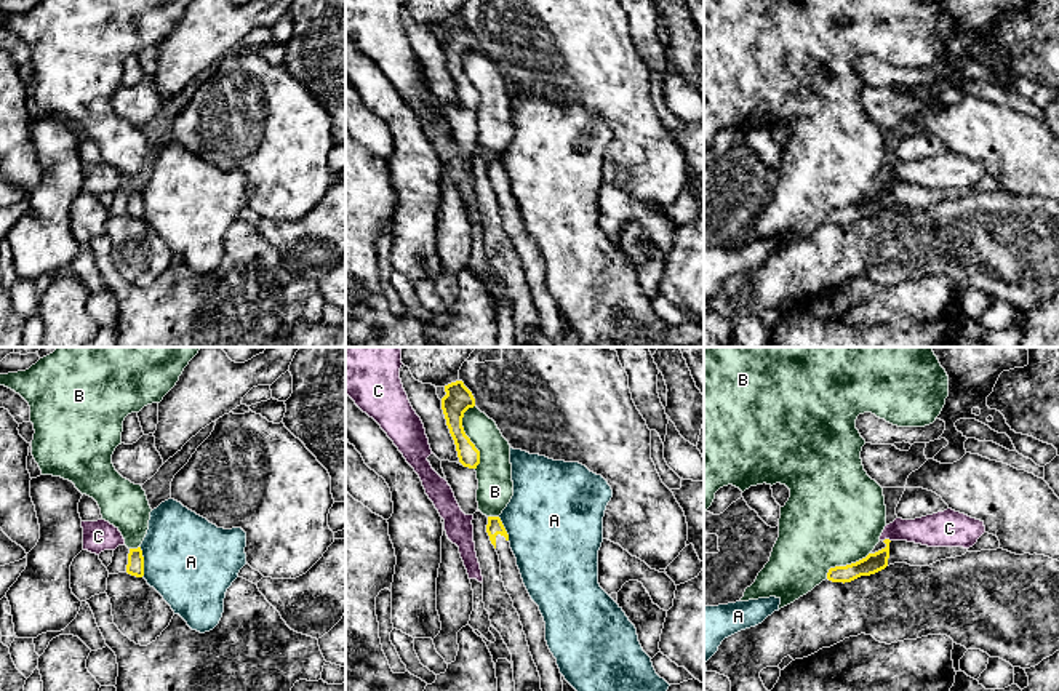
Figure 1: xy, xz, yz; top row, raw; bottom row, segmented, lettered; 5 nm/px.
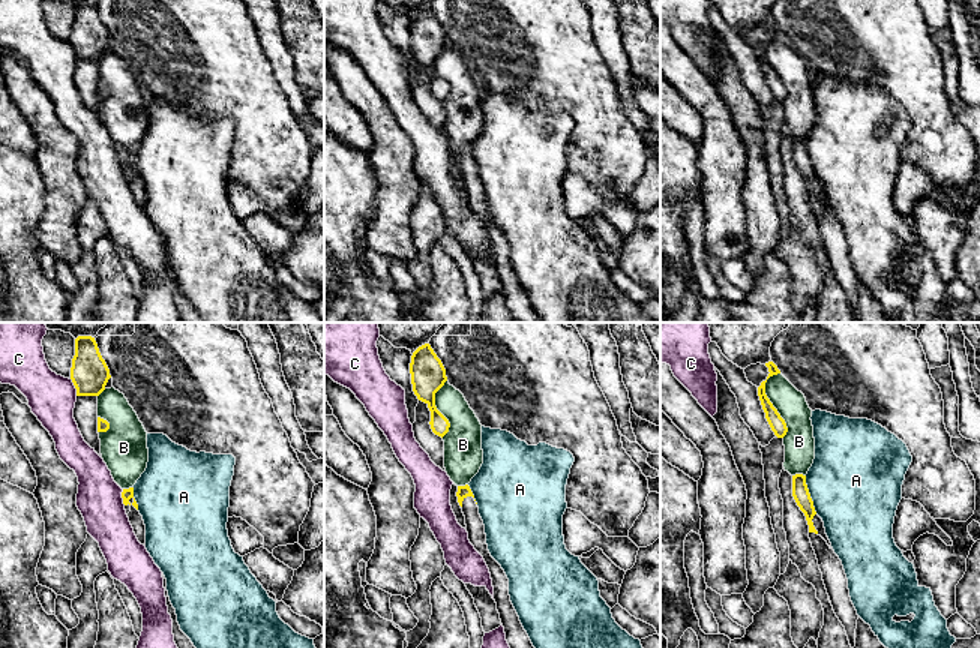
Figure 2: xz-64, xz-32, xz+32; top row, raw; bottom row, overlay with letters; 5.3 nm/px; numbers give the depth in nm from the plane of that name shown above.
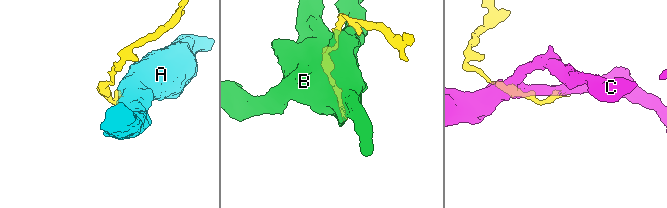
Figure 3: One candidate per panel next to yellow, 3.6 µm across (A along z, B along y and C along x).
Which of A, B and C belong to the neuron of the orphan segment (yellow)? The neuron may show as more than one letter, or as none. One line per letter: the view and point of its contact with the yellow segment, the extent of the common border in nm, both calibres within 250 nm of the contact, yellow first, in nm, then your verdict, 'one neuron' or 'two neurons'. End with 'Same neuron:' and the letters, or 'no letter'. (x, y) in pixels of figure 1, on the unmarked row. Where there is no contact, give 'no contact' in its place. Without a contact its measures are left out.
A: meets yellow in xy at (143, 203); contact 150 nm long; 90 nm thick on the yellow side, 440 nm on the other; two neurons
B: meets yellow in xz at (467, 79); contact 320 nm long; 140 nm thick on the yellow side, 180 nm on the other; two neurons
C: meets yellow in yz at (887, 181); contact 40 nm long; 100 nm thick on the yellow side, 160 nm on the other; two neurons
Same neuron: no letter

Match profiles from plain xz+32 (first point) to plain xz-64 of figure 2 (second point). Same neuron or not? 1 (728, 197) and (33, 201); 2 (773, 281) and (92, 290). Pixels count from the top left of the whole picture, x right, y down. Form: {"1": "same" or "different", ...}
{"1": "different", "2": "different"}

